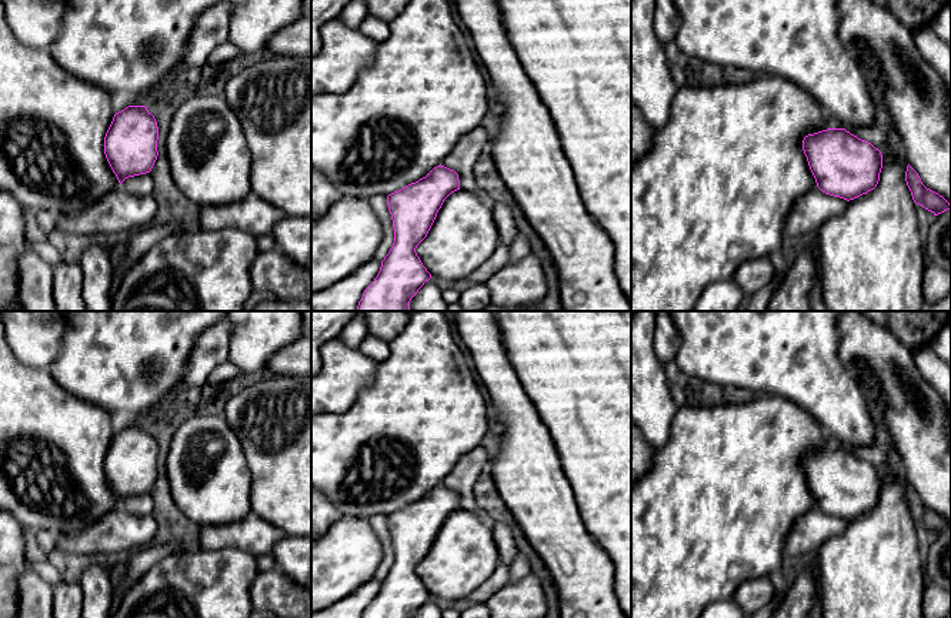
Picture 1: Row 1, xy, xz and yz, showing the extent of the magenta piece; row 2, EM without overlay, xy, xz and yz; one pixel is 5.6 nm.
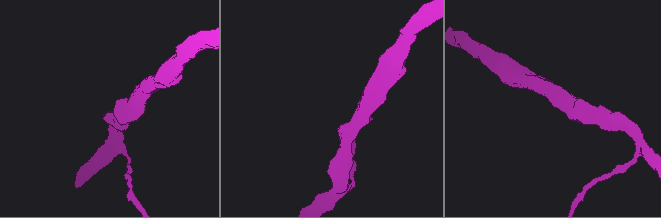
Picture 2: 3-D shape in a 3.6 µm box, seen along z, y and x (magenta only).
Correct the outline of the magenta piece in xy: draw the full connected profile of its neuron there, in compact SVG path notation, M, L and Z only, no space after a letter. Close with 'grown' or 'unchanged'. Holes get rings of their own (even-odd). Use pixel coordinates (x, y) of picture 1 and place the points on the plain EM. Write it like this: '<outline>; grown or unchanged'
M129 425L114 434L104 474L120 504L151 491L158 475L157 460L157 441L146 425Z; unchanged

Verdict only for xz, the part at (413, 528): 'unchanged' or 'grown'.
unchanged

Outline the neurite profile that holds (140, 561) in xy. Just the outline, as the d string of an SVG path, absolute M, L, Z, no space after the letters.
M154 542L147 548L129 552L126 555L126 571L117 582L120 601L156 562L176 552L181 551L174 542Z

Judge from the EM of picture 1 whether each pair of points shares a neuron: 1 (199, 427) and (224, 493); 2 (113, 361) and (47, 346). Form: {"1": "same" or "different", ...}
{"1": "same", "2": "different"}

